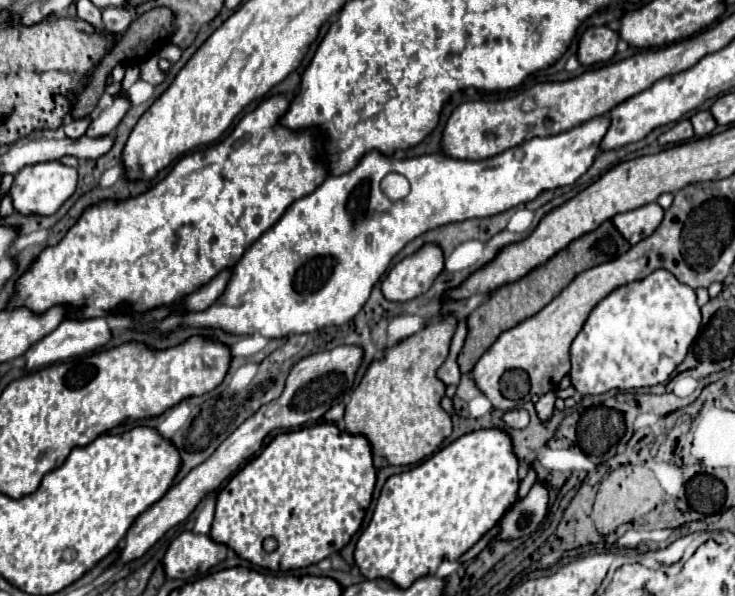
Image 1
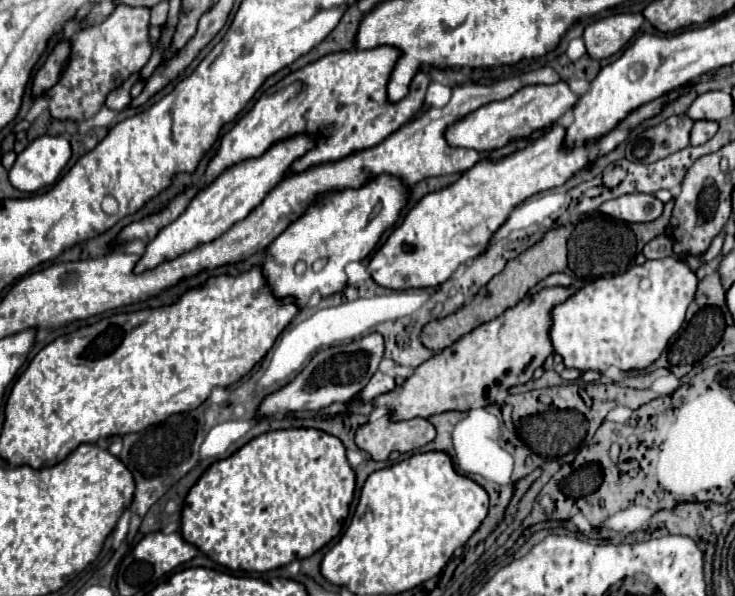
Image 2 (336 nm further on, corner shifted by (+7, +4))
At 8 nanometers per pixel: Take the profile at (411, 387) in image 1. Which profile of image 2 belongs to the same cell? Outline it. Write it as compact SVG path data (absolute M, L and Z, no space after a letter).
M391 412L383 414L381 418L373 422L365 422L355 432L355 444L369 452L373 460L387 460L391 452L411 452L415 448L421 448L429 444L435 438L435 426L425 418L411 418L411 420L393 420Z

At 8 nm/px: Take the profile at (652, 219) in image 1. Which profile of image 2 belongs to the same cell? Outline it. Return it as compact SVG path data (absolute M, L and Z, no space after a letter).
M625 194L613 200L607 200L599 206L601 212L623 220L623 222L653 222L663 212L663 202L653 194Z

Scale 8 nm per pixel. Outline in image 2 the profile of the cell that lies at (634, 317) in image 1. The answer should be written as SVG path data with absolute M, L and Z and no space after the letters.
M675 256L647 260L619 276L597 278L553 308L553 348L563 356L567 368L581 372L603 372L613 364L619 370L643 370L661 356L671 336L679 332L695 288L695 274Z

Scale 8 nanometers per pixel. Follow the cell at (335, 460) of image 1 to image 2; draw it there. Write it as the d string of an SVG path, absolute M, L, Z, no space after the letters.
M315 428L273 430L273 432L267 432L267 434L261 434L261 436L253 438L251 442L247 442L243 448L239 448L229 458L217 460L209 466L209 470L199 478L199 482L187 494L187 500L185 500L185 506L183 506L183 518L181 518L181 536L185 536L185 540L195 544L199 550L203 550L211 560L215 560L221 566L227 566L231 570L245 570L245 572L269 572L269 570L281 568L281 566L285 566L293 560L309 558L319 548L323 548L331 538L335 538L341 532L343 522L349 514L353 494L355 494L355 472L353 472L351 464L347 462L345 446L341 444L339 438L335 438L335 436L331 436L323 430L315 430Z

